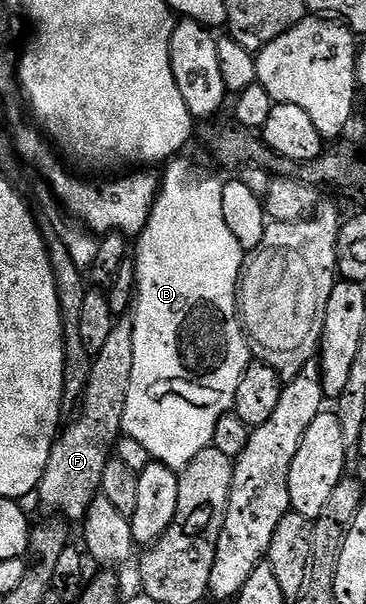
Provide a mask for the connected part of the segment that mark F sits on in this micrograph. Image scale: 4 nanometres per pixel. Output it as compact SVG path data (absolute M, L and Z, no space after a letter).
M122 317L115 322L108 341L100 349L98 355L92 359L92 373L88 377L88 385L82 394L82 401L77 408L74 420L65 424L59 438L55 439L54 447L48 457L48 465L38 482L36 499L42 502L46 511L54 511L55 516L64 516L67 520L85 520L86 508L99 494L102 486L102 474L108 461L115 454L115 447L123 434L122 422L126 416L126 402L128 401L128 385L132 381L132 361L134 360L134 321L130 317Z

